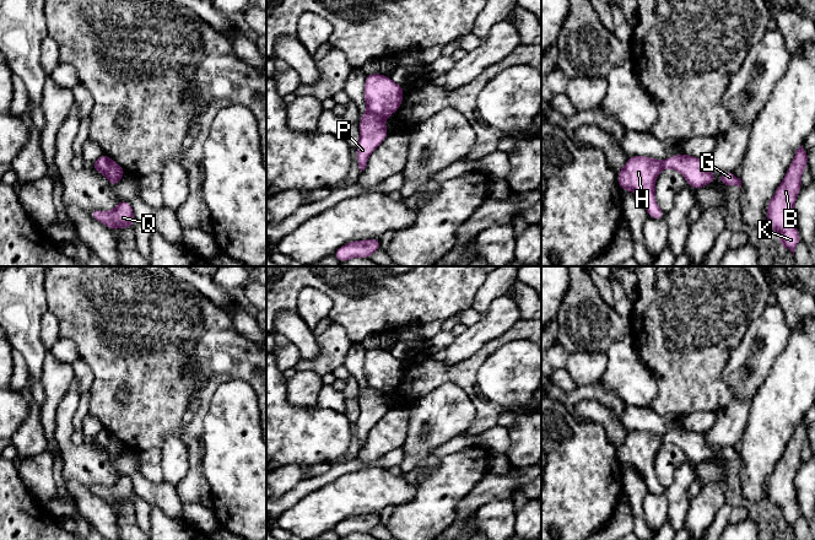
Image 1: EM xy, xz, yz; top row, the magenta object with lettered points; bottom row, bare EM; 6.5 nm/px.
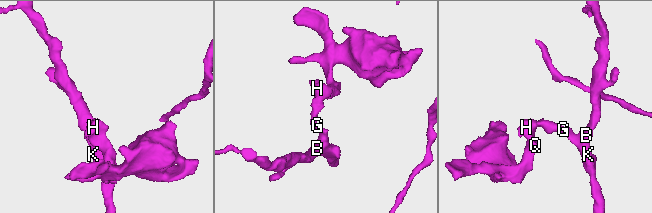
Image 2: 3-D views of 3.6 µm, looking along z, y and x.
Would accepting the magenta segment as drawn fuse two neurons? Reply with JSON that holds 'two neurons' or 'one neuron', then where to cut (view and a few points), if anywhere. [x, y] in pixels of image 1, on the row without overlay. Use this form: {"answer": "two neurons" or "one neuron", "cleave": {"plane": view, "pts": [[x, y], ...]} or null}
{"answer": "two neurons", "cleave": {"plane": "xz", "pts": [[368, 384], [383, 394]]}}

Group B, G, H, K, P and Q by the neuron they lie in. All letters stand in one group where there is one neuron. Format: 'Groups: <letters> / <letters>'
Groups: B G K P / H Q

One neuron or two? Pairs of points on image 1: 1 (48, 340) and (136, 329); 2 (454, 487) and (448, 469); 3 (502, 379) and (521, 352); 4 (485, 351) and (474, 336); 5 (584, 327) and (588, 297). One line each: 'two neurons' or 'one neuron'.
1: two neurons
2: one neuron
3: one neuron
4: two neurons
5: one neuron

